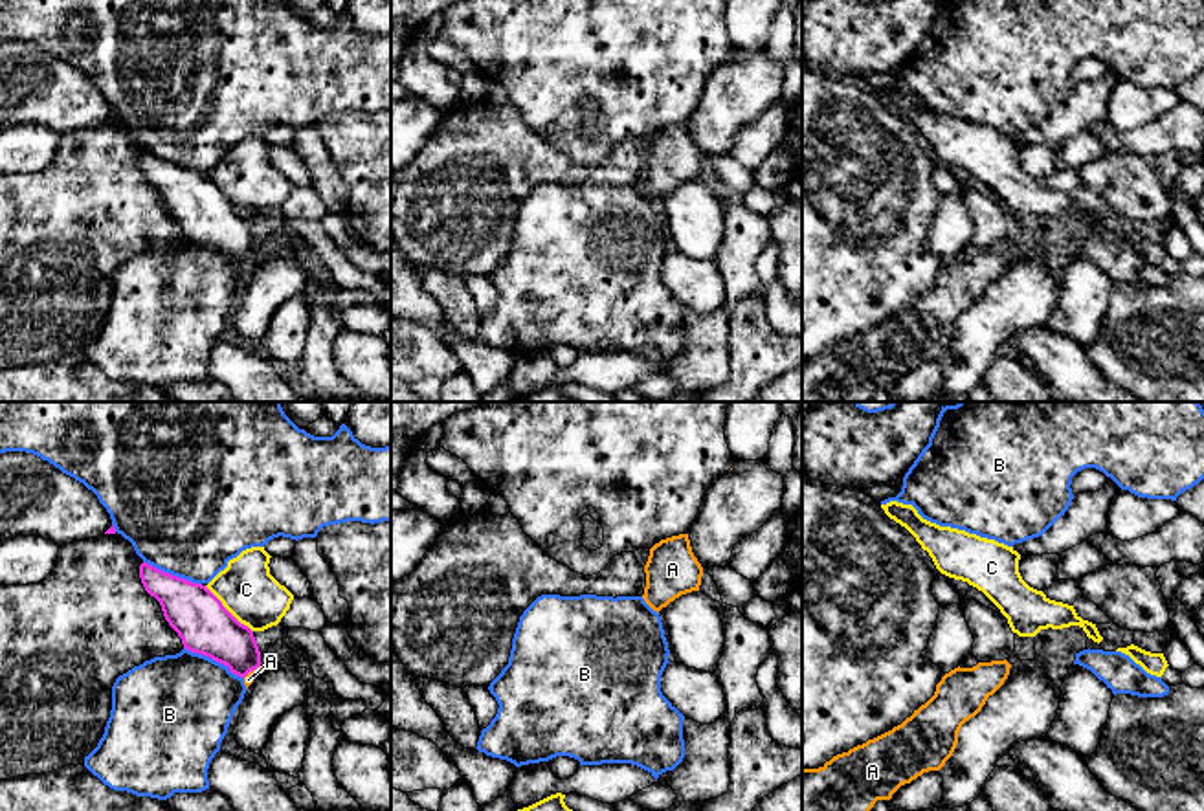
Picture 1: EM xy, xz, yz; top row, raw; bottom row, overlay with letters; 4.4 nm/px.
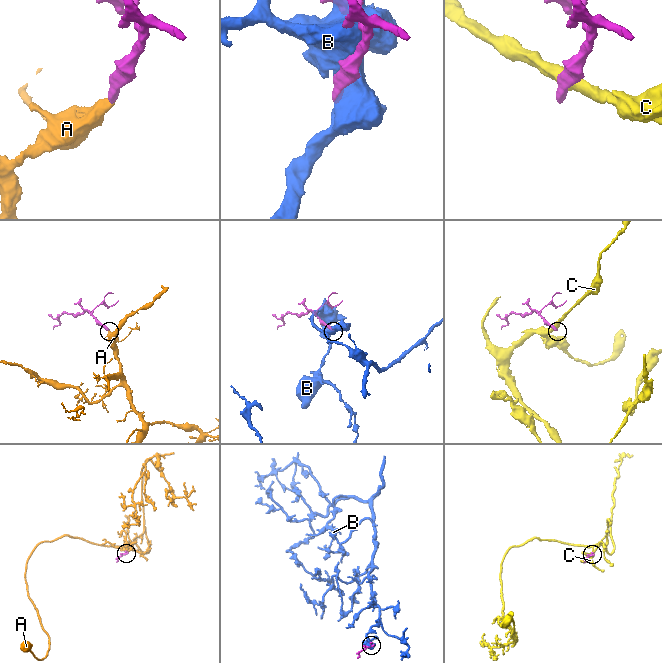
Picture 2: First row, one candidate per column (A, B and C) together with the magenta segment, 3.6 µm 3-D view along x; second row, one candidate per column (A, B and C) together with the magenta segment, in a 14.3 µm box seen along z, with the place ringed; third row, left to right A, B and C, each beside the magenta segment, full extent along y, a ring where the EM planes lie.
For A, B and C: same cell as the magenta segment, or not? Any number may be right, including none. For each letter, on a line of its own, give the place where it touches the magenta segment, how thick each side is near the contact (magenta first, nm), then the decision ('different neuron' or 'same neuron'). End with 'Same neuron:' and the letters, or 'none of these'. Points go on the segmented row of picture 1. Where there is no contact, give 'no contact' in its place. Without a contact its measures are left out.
A: contact xy (250, 670); calibres 220 and 50 nm; same neuron
B: contact xy (213, 659); calibres 240 and 460 nm; different neuron
C: contact xy (226, 610); calibres 240 and 240 nm; different neuron
Same neuron: A

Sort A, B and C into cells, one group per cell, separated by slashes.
A / B / C

